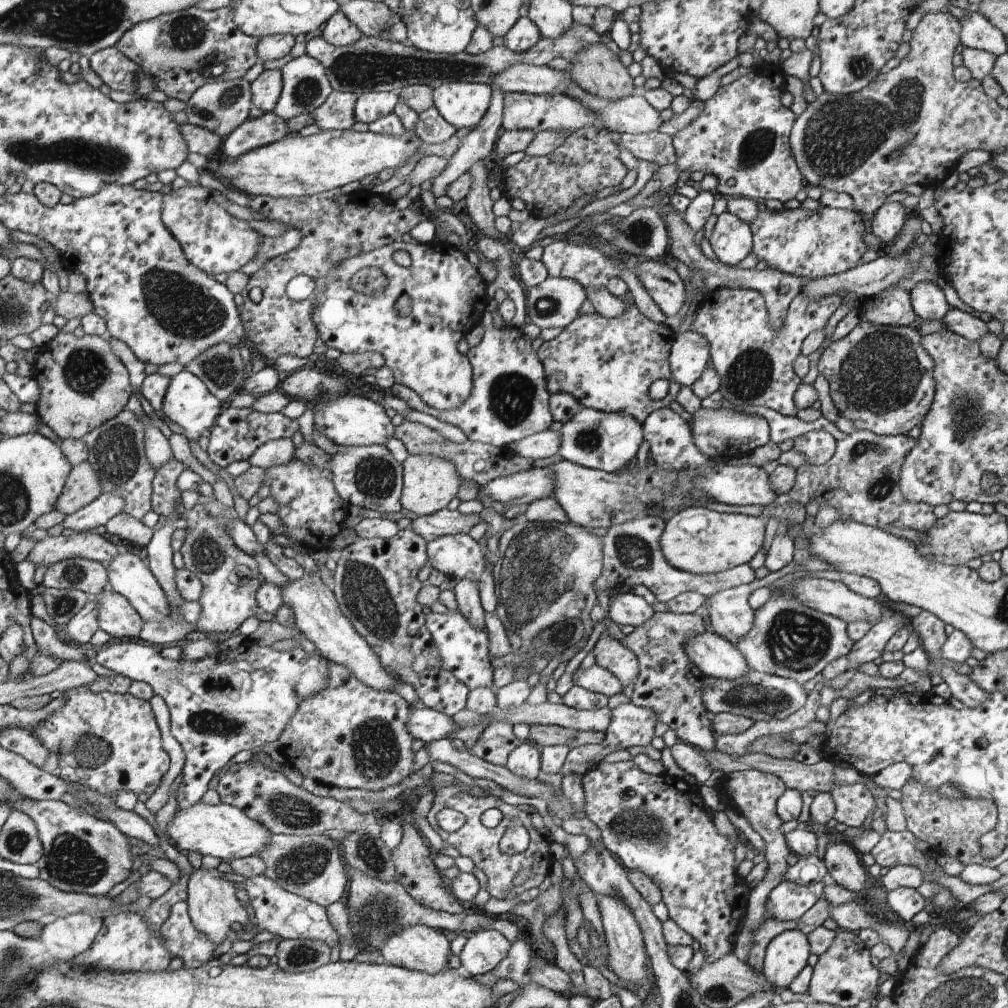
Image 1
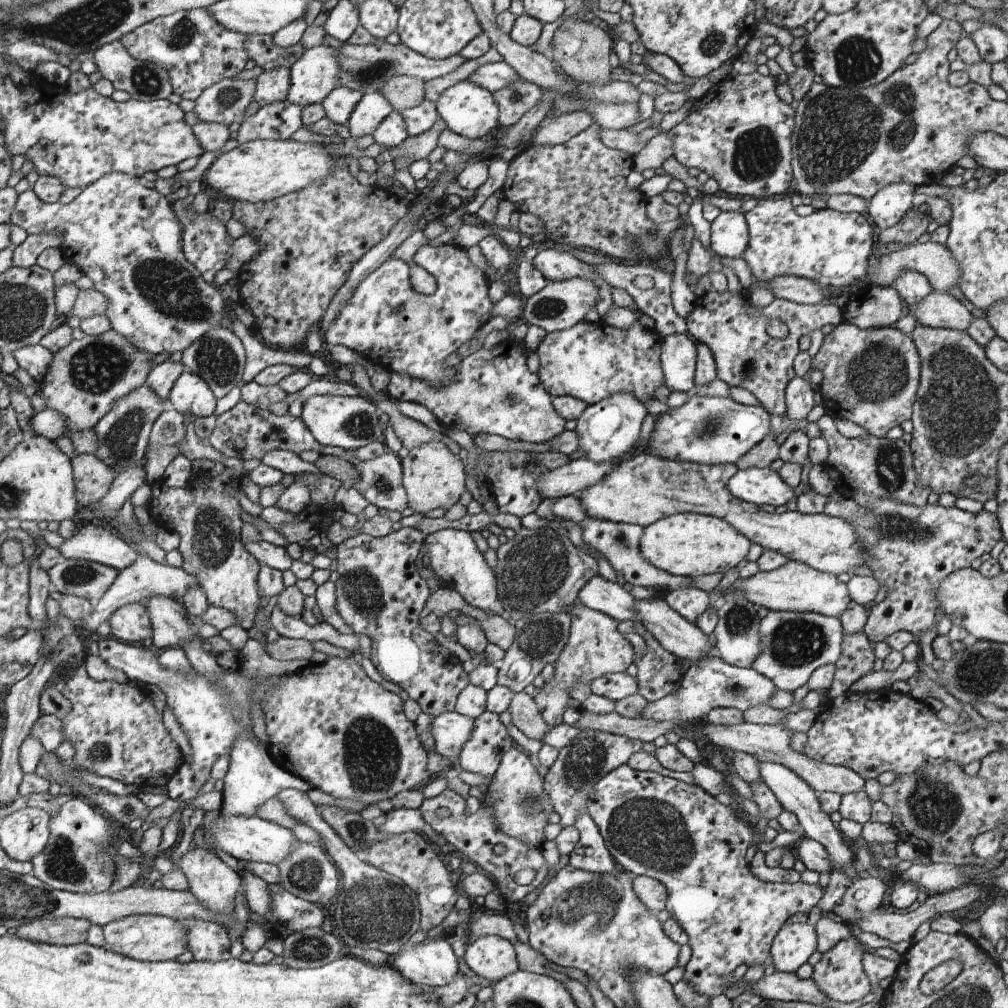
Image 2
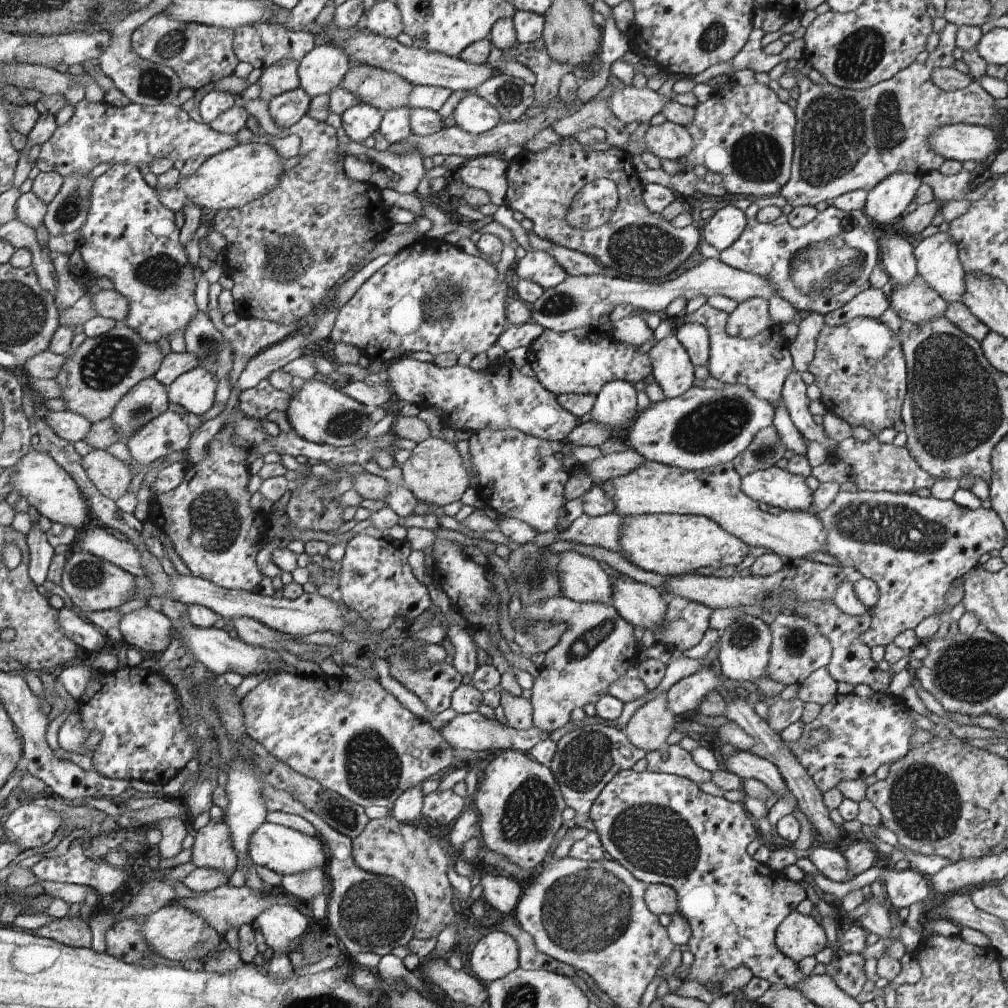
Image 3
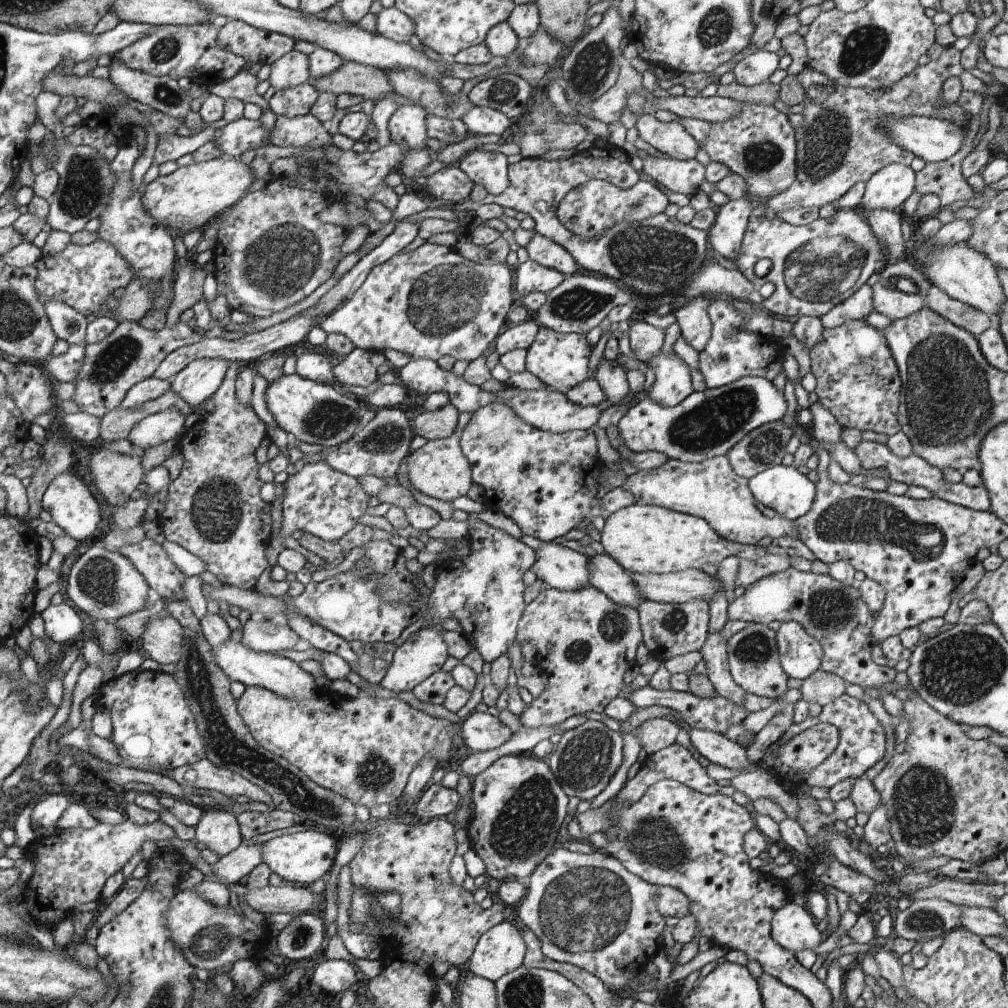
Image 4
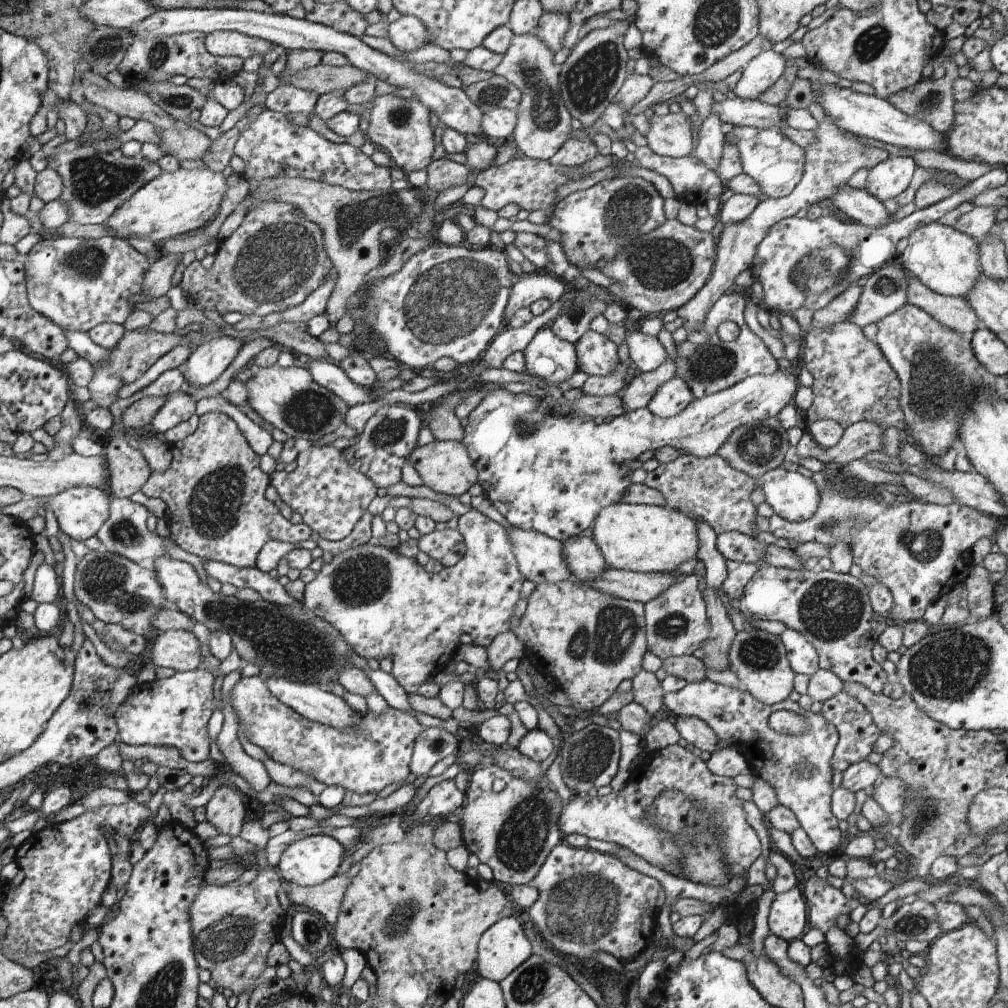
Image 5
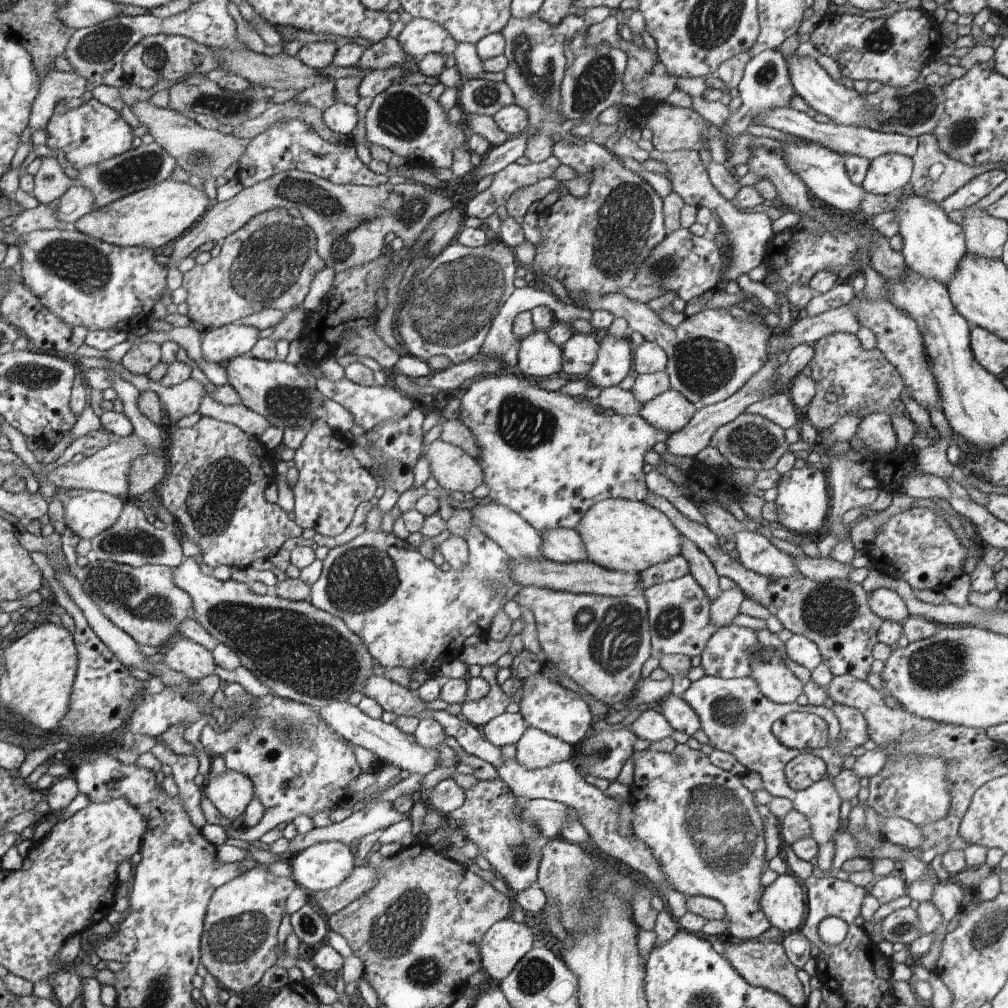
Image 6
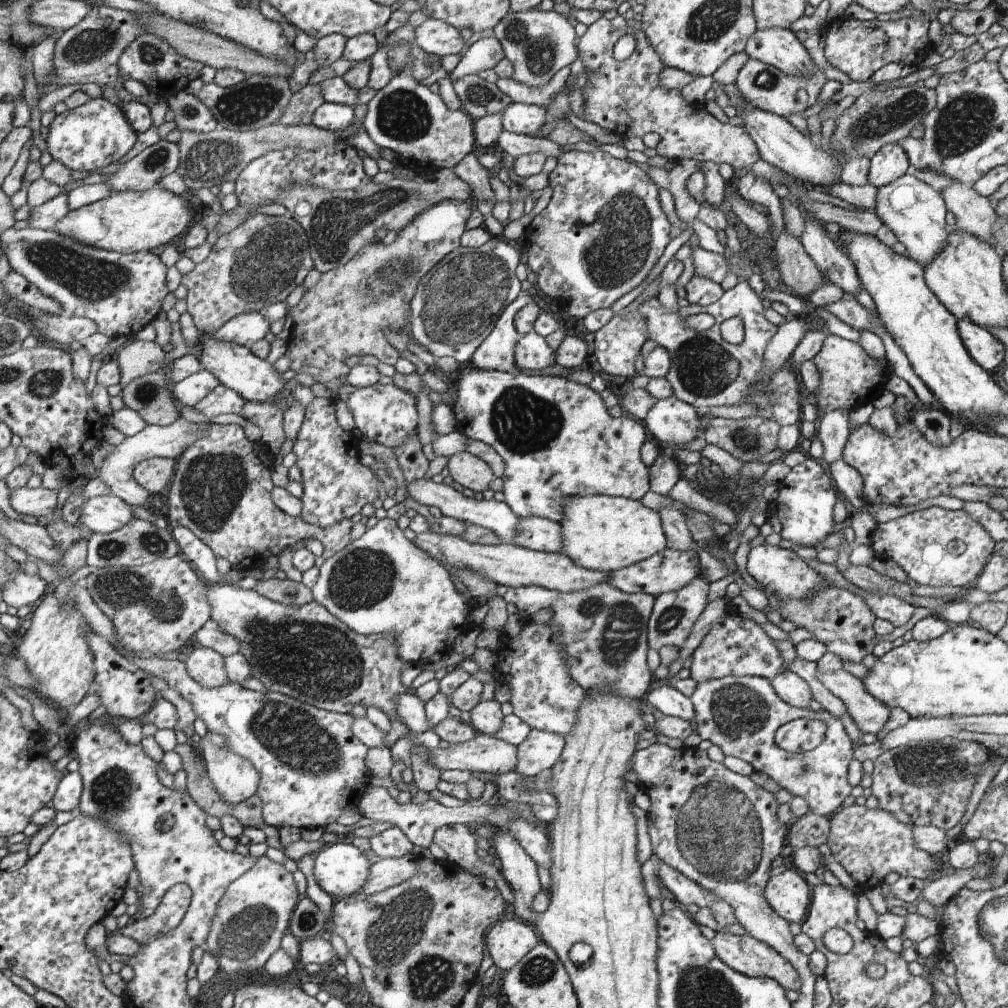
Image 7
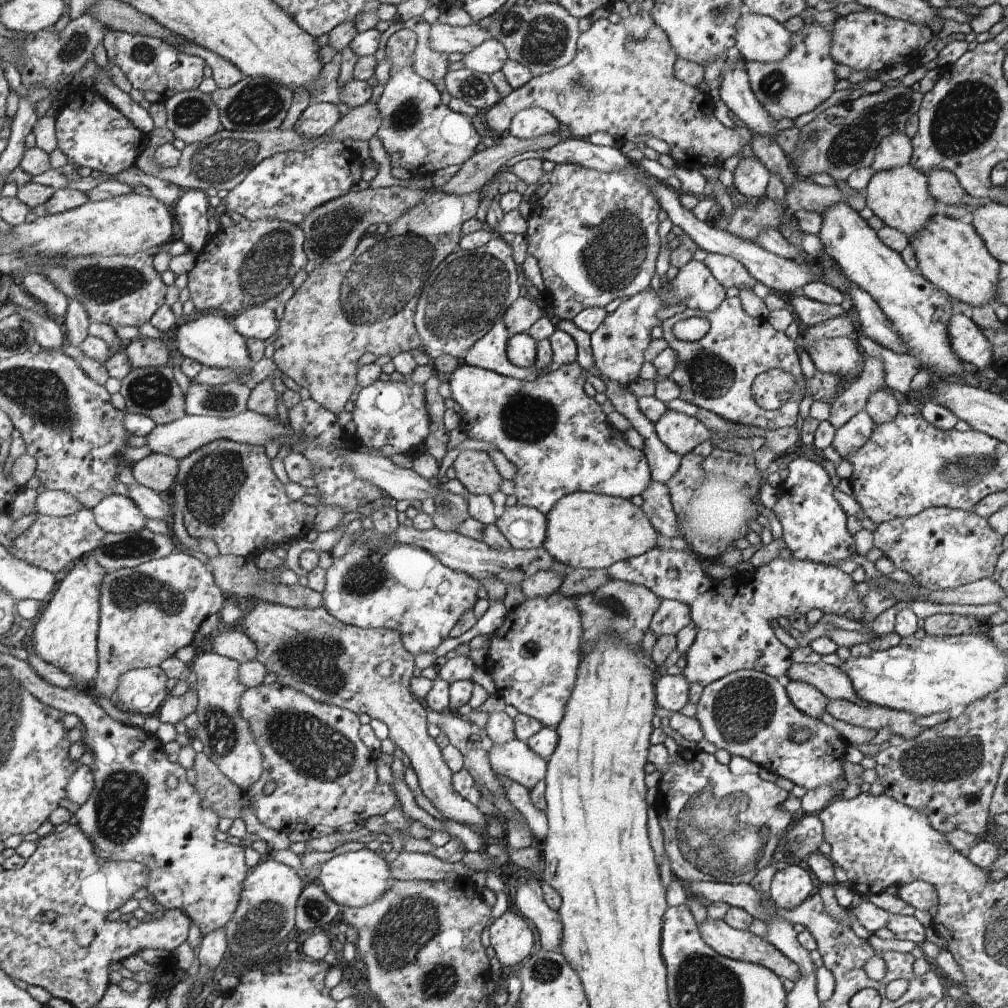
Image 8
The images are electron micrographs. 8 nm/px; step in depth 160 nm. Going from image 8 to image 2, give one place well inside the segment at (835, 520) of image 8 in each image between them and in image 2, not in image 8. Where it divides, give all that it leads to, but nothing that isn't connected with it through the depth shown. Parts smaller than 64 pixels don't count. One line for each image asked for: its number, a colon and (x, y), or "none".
2: (759, 486)
3: (775, 486)
4: (790, 493)
5: (795, 497)
6: (802, 501)
7: (806, 500)

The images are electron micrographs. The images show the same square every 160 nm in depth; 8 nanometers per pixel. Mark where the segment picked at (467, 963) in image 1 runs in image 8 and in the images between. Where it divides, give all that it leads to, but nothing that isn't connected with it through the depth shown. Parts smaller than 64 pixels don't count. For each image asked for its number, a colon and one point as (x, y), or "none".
2: (492, 957)
3: (495, 955)
4: (501, 950)
5: (503, 948)
6: (507, 942)
7: (509, 941)
8: (512, 940)

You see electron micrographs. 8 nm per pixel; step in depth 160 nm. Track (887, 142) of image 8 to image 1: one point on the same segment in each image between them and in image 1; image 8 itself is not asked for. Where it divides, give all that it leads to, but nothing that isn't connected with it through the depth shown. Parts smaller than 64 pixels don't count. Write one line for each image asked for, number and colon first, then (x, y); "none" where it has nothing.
1: (888, 220)
2: (889, 205)
3: (889, 199)
4: (890, 187)
5: (891, 177)
6: (888, 173)
7: (891, 161)

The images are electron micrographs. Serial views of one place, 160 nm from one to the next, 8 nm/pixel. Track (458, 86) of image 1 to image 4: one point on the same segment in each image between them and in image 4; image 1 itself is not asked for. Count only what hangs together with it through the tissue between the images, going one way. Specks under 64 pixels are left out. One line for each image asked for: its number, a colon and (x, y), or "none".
2: (467, 109)
3: (474, 114)
4: (480, 120)

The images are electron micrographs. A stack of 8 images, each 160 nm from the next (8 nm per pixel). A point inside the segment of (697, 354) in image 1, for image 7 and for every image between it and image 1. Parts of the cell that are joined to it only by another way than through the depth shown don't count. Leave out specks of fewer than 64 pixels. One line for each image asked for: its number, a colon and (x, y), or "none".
2: (679, 353)
3: (673, 370)
4: (672, 384)
5: (674, 396)
6: (670, 412)
7: (671, 421)

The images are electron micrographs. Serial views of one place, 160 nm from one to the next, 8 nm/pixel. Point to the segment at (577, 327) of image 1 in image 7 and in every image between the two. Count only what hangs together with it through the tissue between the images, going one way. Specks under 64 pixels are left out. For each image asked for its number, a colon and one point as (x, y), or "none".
2: (592, 360)
3: (581, 361)
4: (562, 360)
5: (548, 356)
6: (540, 358)
7: (532, 353)

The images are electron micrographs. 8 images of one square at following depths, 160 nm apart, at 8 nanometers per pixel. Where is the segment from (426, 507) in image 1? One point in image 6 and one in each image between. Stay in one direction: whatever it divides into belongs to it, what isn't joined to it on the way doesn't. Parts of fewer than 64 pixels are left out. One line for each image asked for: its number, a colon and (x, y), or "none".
2: (434, 477)
3: (435, 472)
4: (439, 469)
5: (446, 466)
6: (454, 469)

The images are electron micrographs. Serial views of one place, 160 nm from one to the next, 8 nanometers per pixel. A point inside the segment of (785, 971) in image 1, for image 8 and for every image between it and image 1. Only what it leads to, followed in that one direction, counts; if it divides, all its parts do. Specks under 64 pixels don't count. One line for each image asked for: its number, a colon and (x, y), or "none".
2: (793, 945)
3: (798, 935)
4: (791, 926)
5: (788, 918)
6: (783, 902)
7: (788, 893)
8: (790, 886)

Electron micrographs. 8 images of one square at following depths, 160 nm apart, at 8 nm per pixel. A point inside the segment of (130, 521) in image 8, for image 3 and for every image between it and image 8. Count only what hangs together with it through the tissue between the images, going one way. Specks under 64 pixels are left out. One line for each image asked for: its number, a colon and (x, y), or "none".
3: (52, 490)
4: (72, 507)
5: (80, 511)
6: (87, 515)
7: (104, 514)

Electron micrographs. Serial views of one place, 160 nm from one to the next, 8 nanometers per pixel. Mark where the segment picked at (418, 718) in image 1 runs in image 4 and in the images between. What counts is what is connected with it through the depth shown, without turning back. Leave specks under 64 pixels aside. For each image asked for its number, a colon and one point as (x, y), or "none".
2: (451, 730)
3: (470, 731)
4: (481, 731)

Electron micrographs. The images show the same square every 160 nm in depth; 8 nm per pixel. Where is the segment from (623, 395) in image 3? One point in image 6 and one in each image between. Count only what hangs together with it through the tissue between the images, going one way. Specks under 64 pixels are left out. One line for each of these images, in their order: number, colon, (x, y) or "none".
4: (612, 377)
5: (597, 355)
6: (579, 352)

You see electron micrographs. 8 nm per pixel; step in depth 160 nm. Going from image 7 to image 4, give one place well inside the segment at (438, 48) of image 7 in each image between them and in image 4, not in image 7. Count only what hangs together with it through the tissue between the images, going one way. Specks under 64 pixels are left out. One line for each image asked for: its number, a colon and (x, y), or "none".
4: (392, 23)
5: (408, 33)
6: (420, 36)

